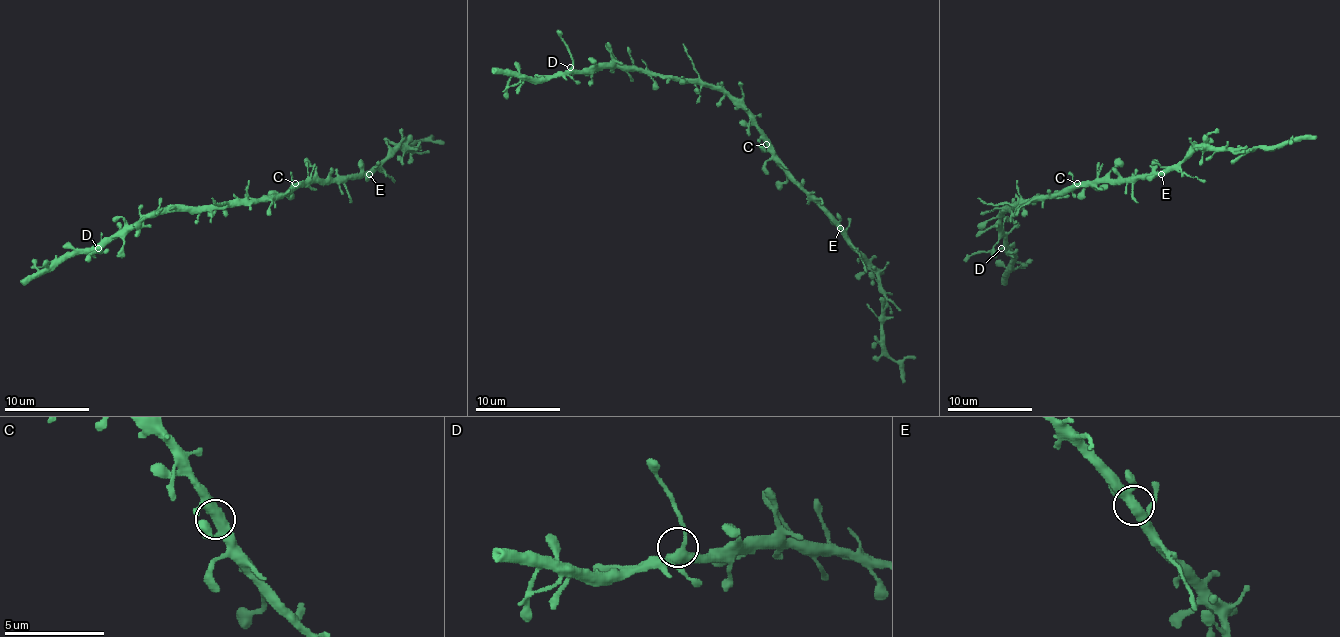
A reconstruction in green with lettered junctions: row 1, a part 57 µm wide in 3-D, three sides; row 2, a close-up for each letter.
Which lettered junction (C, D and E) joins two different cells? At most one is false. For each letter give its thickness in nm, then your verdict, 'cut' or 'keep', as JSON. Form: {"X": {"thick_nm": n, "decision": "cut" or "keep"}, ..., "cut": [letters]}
{"C": {"thick_nm": 400, "decision": "keep"}, "D": {"thick_nm": 400, "decision": "keep"}, "E": {"thick_nm": 400, "decision": "keep"}, "cut": []}

